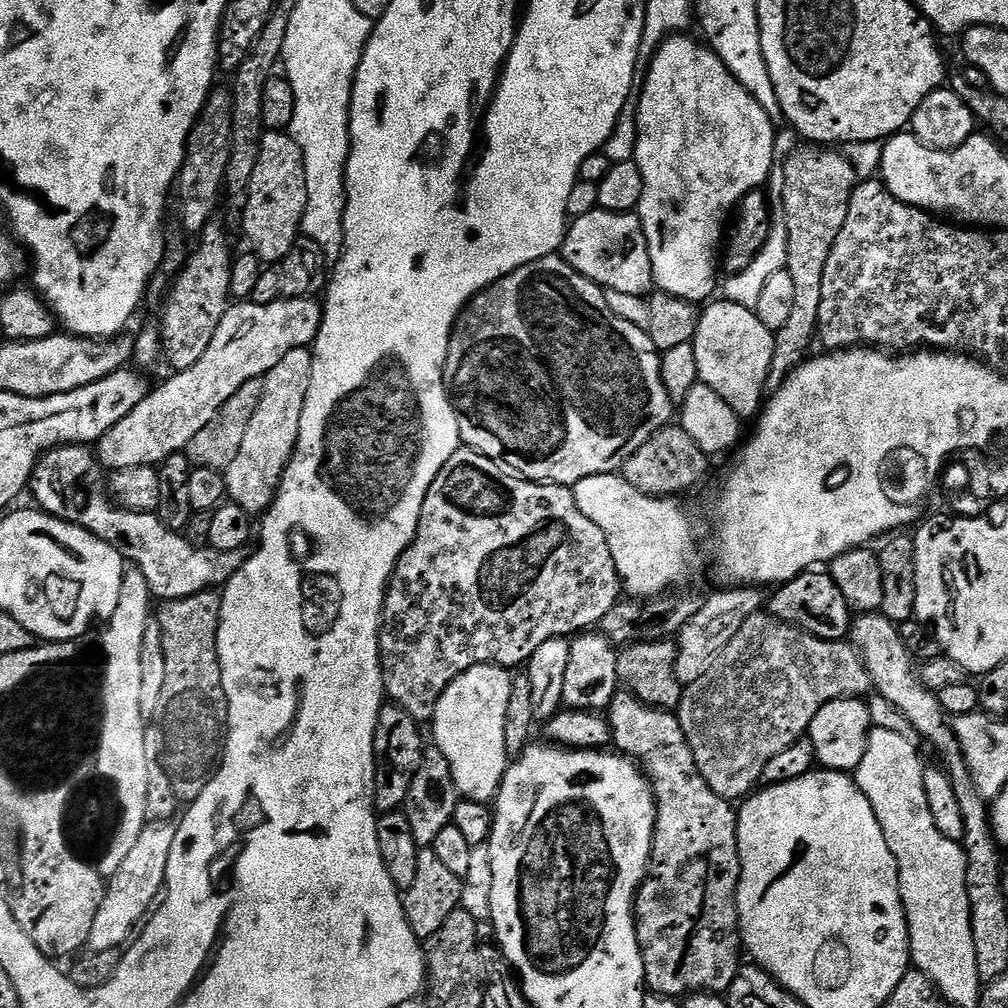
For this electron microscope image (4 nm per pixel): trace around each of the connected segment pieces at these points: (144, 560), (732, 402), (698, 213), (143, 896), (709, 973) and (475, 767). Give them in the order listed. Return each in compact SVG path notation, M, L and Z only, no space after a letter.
M62 444L44 453L36 463L30 481L30 496L37 500L39 511L47 512L85 528L104 540L129 565L139 568L157 601L181 600L199 592L219 589L246 563L248 548L216 552L188 539L187 535L166 527L159 515L150 512L131 512L110 499L105 477L100 477L102 465L91 447L83 444Z
M735 299L709 303L700 313L696 331L698 374L701 381L719 394L730 405L730 410L739 414L741 421L748 422L759 417L766 400L764 387L769 387L770 362L772 361L773 332L755 314Z
M677 34L674 36L668 37L665 40L664 45L655 54L652 56L652 60L648 63L646 71L642 76L642 84L644 80L644 89L639 89L638 92L638 100L640 96L640 104L637 103L635 105L636 109L636 155L634 157L636 165L638 166L638 170L642 170L642 198L640 199L640 206L638 209L638 215L640 221L642 222L642 226L644 227L644 233L646 234L646 242L648 243L648 249L650 250L650 262L652 263L652 279L654 281L655 287L659 289L659 291L665 292L666 294L670 294L671 296L677 296L678 298L682 298L683 300L691 300L693 302L701 302L700 300L707 301L712 291L716 288L716 268L718 272L718 253L722 248L722 241L726 236L726 229L730 224L730 217L735 213L736 209L740 207L740 200L743 198L745 194L748 192L754 192L760 189L763 189L765 185L769 183L769 177L772 175L774 171L774 165L772 163L778 160L778 157L775 152L775 140L778 133L777 126L772 125L773 117L766 110L762 110L762 106L758 106L758 102L754 102L754 98L750 95L744 88L739 84L734 77L730 75L730 73L726 70L726 66L724 63L718 59L716 53L712 51L711 48L705 46L703 43L700 44L696 40L691 40L691 35L688 34Z
M145 823L142 834L138 834L138 843L130 849L130 855L122 862L120 871L107 881L102 906L98 906L98 915L94 917L94 926L90 929L87 942L91 951L120 948L135 923L146 913L154 894L166 887L166 866L170 862L170 846L174 846L175 833L175 823Z
M618 690L606 710L608 724L612 728L612 744L617 753L631 758L642 769L648 782L652 786L652 793L656 799L656 829L652 835L652 860L648 864L648 875L640 884L636 892L636 937L640 943L640 953L644 963L644 983L649 993L657 992L660 996L687 997L693 992L710 992L713 994L727 993L734 978L740 973L742 961L742 937L740 935L740 915L736 909L736 891L740 881L740 851L738 850L738 830L736 829L737 809L733 801L724 800L710 786L706 786L706 778L698 774L698 766L694 762L694 754L686 742L686 734L680 725L680 717L675 711L662 708L652 708L642 702L635 694L627 690Z
M479 664L458 674L458 678L454 678L450 686L446 686L446 690L440 695L440 701L436 704L436 712L430 721L432 732L436 735L434 744L442 750L442 754L446 754L446 762L450 762L457 793L463 799L488 804L495 801L496 793L500 790L500 784L510 763L510 757L506 754L505 727L506 702L510 702L512 678L513 673L498 664Z

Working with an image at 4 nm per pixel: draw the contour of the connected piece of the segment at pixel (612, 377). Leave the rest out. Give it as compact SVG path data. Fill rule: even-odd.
M557 254L538 258L538 262L530 262L506 274L464 305L463 312L457 316L456 325L452 328L452 337L448 340L444 384L448 388L448 399L451 400L452 409L458 418L460 439L467 447L496 461L497 464L504 465L515 475L523 476L526 480L571 486L582 478L611 472L619 473L628 459L651 436L673 423L674 402L670 394L666 394L666 386L662 386L661 353L657 352L654 342L650 342L645 329L618 318L614 310L606 306L604 294L605 289L590 278L578 274L578 270L574 270L565 262L563 255Z

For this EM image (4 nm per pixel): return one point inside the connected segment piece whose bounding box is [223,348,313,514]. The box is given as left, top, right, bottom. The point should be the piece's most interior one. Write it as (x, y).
(253, 480)

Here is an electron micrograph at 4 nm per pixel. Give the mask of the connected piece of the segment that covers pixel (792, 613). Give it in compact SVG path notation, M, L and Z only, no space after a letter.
M827 571L803 572L793 580L779 585L773 592L776 593L767 597L766 608L776 619L793 624L795 628L801 628L803 632L809 632L823 640L844 640L851 633L854 613L846 598L842 598L838 582L834 582L834 578Z

